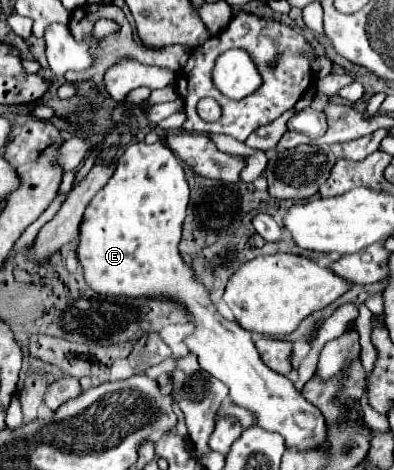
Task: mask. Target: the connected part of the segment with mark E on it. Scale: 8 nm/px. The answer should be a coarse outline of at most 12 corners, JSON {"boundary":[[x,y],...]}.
{"boundary":[[129,145],[89,203],[93,291],[161,295],[201,369],[287,449],[329,451],[323,413],[269,369],[181,261],[185,169]]}

